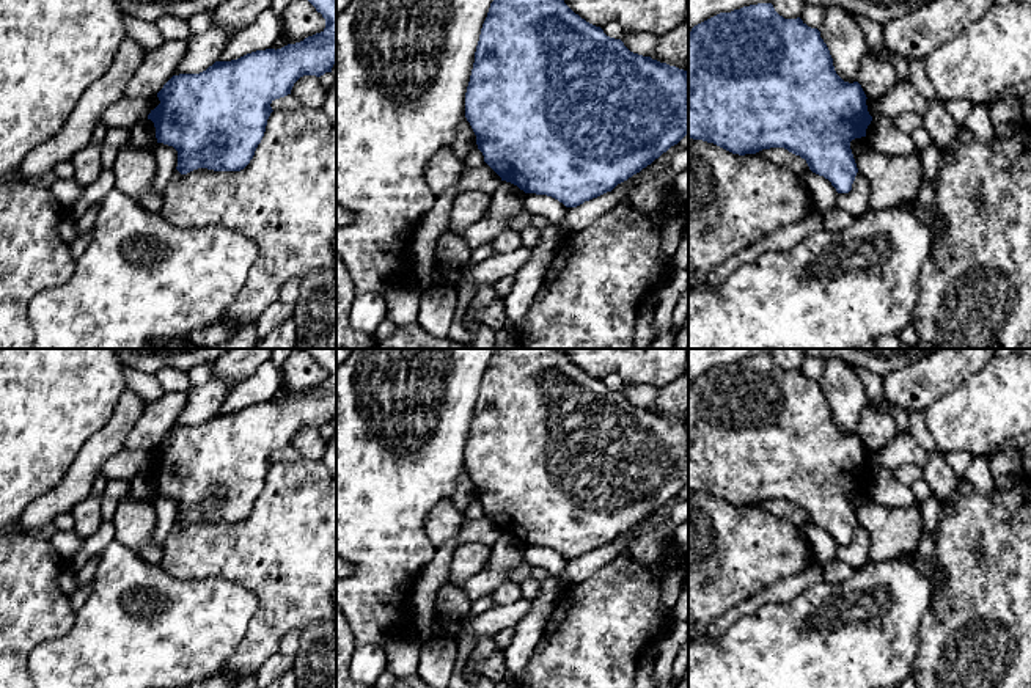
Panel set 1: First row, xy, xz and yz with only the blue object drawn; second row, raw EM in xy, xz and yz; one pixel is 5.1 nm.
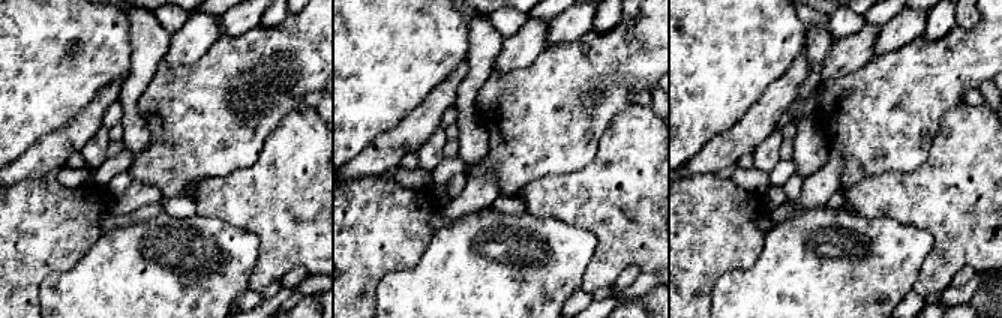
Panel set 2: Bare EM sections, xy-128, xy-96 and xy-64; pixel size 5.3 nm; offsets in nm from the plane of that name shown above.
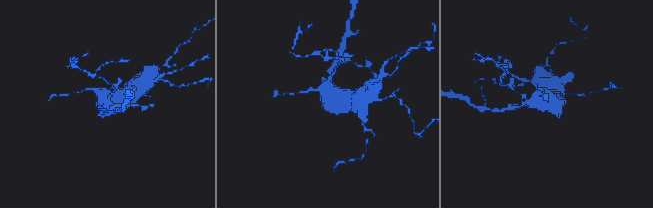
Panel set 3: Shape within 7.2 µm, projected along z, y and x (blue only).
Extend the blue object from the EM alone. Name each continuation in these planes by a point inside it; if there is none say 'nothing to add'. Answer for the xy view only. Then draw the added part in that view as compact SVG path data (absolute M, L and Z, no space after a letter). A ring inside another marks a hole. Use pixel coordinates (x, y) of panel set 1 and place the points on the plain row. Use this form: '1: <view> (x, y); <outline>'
nothing to add

